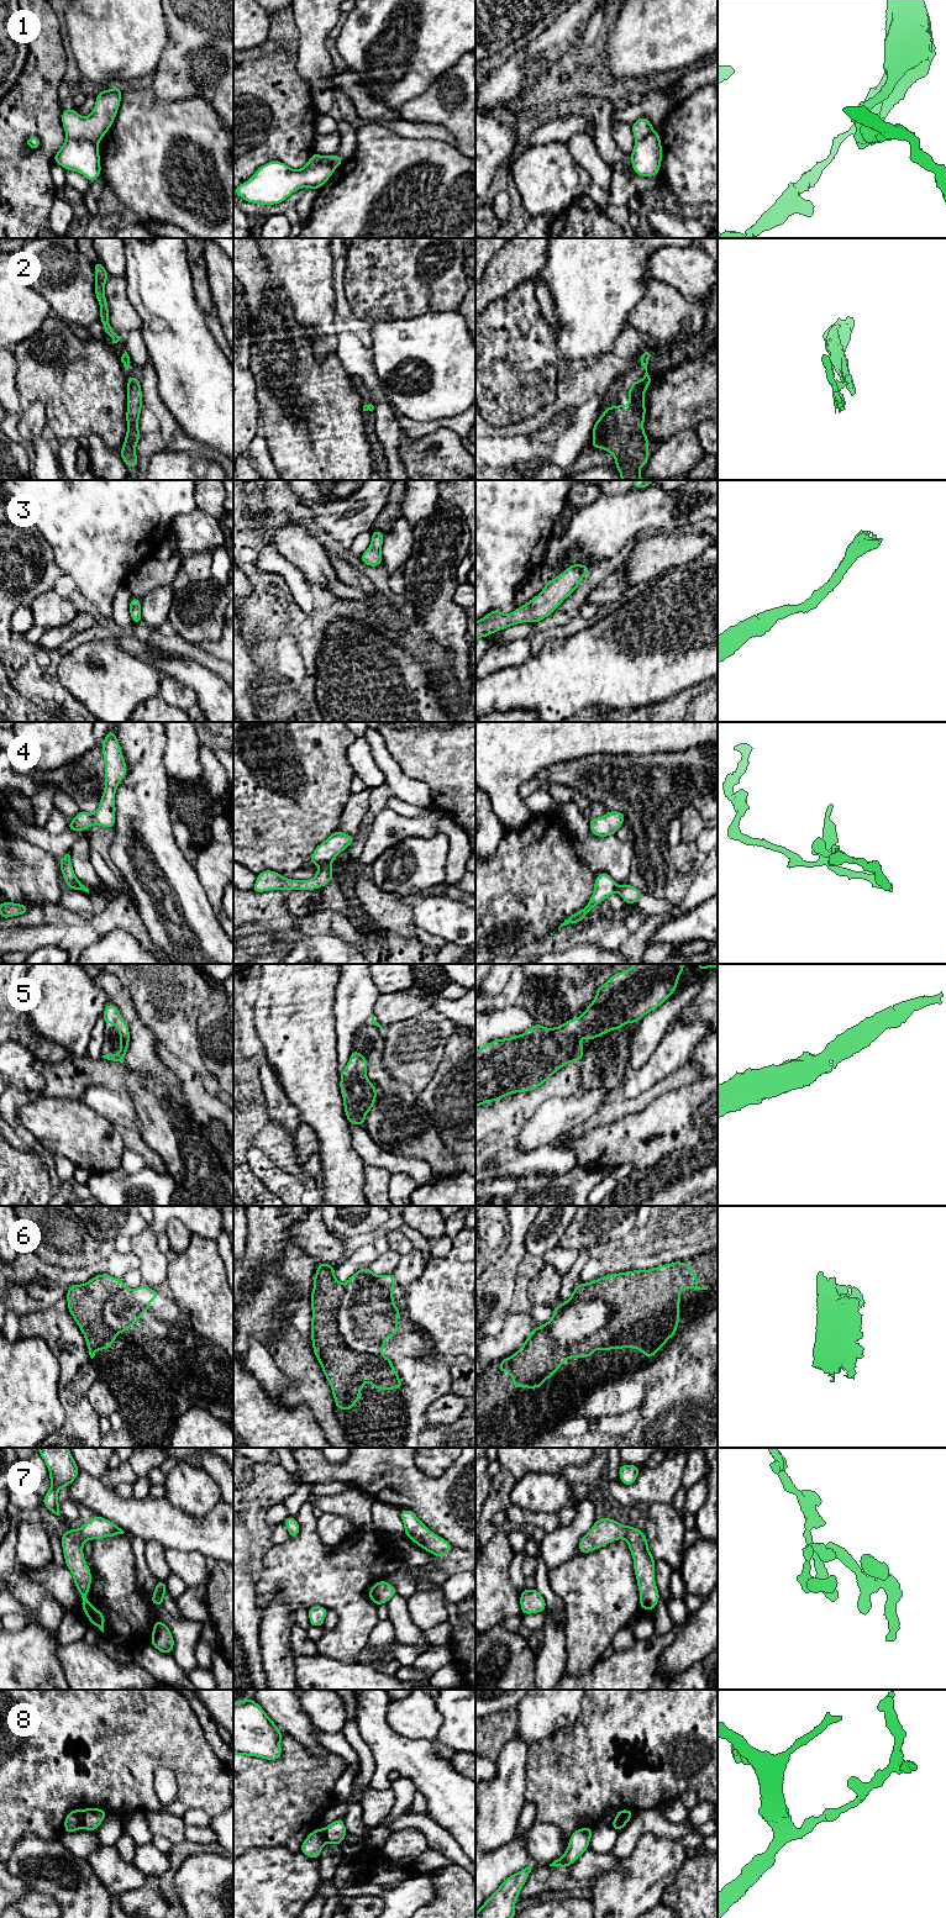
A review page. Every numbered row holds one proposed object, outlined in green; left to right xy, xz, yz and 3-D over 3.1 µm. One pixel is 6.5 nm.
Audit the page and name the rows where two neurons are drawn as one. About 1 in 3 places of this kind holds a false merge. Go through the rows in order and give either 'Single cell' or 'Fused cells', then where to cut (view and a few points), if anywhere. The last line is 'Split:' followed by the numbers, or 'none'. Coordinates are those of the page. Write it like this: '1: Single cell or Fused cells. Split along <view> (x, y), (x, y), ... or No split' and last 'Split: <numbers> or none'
1: Fused cells. Split along xy (67, 136), (84, 138), (96, 145)
2: Single cell. No split
3: Single cell. No split
4: Fused cells. Split along xz (330, 862), (321, 864)
5: Single cell. No split
6: Fused cells. Split along yz (611, 1308), (600, 1328), (569, 1348), (561, 1348), (548, 1334)
7: Single cell. No split
8: Fused cells. Split along xy (83, 1810), (80, 1827)
Split: 1, 4, 6, 8

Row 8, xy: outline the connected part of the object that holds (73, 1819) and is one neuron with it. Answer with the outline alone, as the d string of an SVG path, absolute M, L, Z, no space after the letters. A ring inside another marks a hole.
M73 1809L70 1811L64 1819L64 1832L65 1833L74 1833L79 1830L83 1825L83 1809Z

